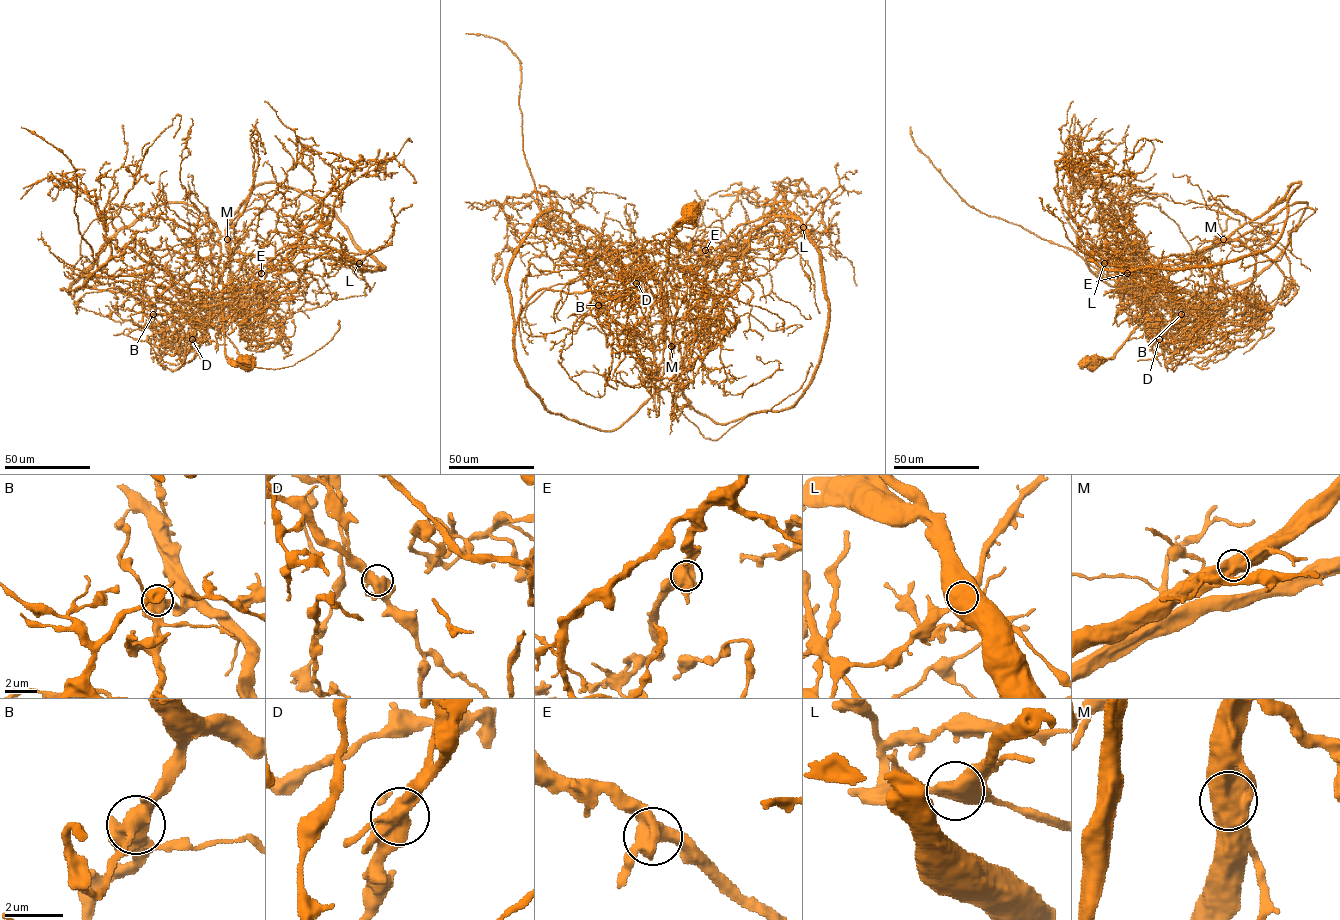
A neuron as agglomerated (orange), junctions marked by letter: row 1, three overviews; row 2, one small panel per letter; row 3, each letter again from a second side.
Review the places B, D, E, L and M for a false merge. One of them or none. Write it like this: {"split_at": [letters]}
{"split_at": ["D"]}

